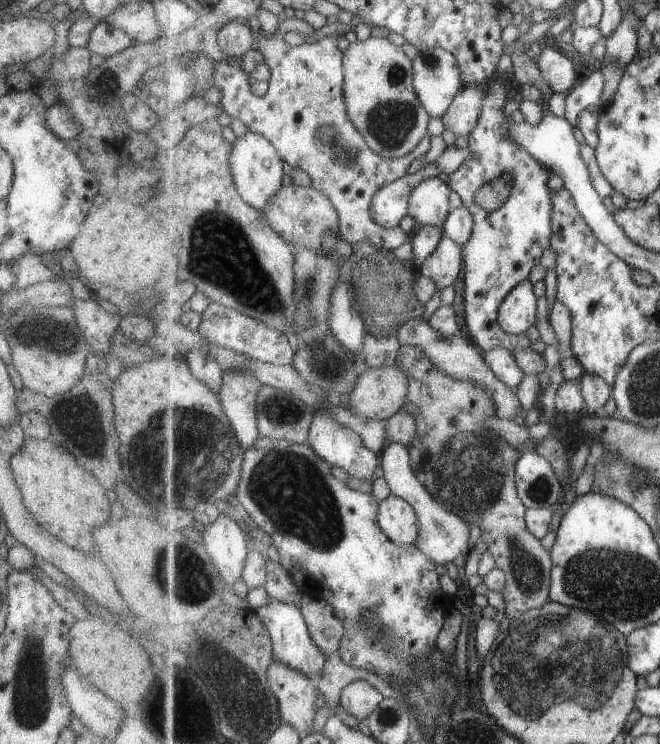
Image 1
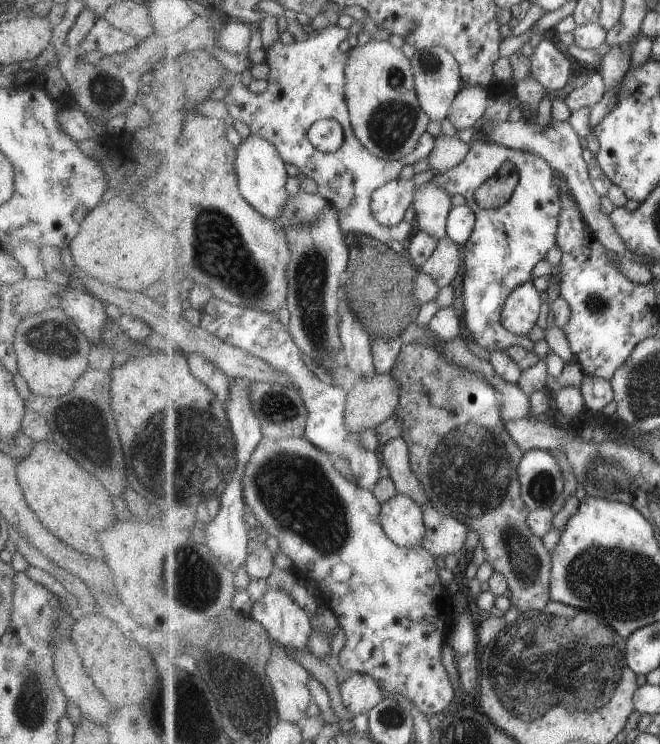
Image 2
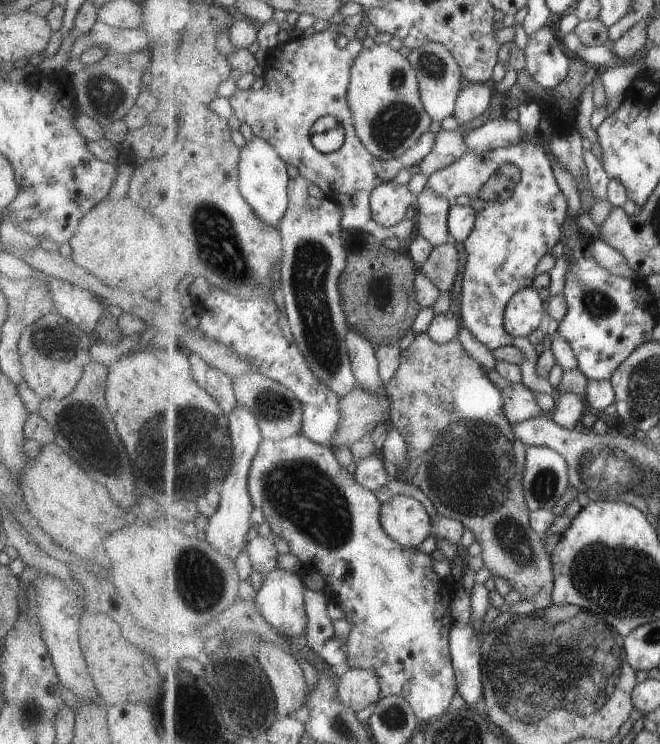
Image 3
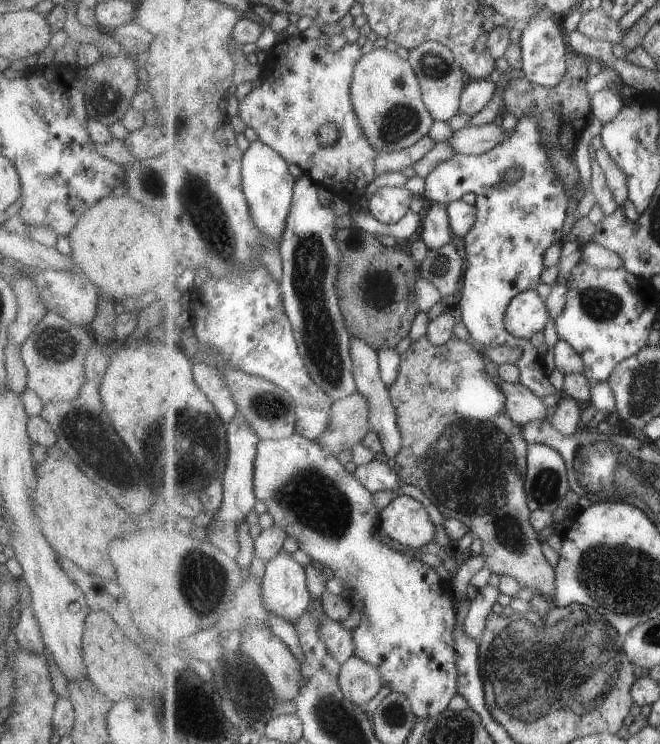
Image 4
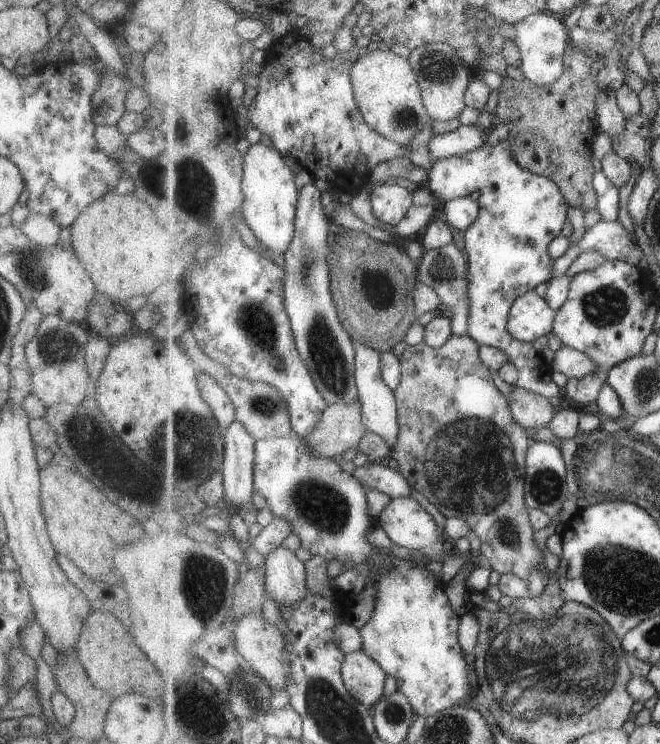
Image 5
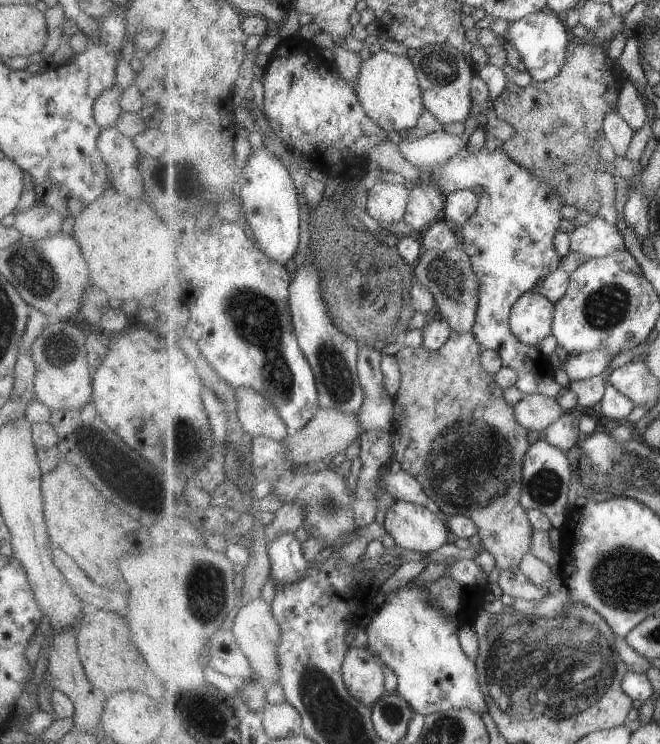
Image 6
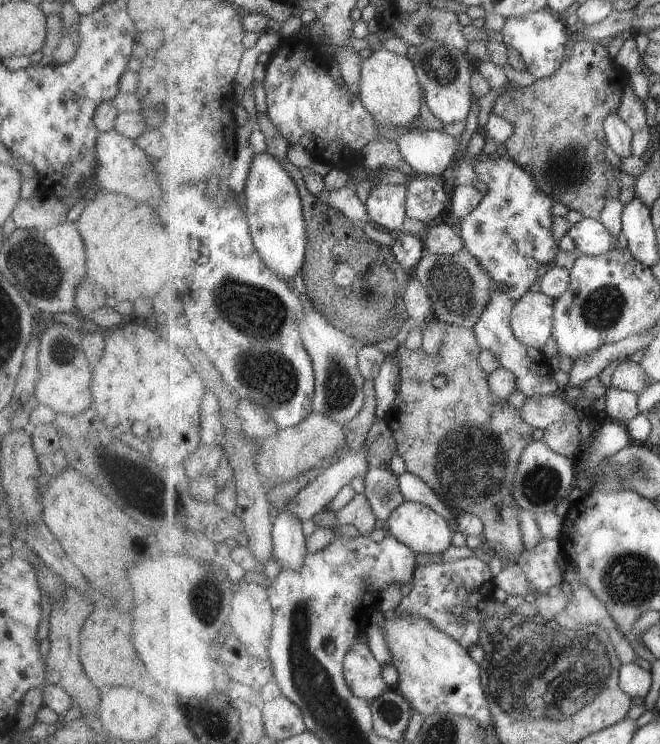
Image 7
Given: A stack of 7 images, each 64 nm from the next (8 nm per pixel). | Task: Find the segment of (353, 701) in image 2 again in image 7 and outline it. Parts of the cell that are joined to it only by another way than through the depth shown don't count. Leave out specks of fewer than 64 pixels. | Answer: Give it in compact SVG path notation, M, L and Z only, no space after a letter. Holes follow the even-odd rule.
M358 641L344 661L345 679L355 696L367 701L381 696L387 689L383 668L365 642Z

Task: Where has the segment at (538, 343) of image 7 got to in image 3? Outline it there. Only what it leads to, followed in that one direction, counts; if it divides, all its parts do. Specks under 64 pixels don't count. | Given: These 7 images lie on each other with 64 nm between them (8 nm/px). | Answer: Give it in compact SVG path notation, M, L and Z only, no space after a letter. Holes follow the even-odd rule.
M534 285L526 286L508 302L504 325L512 337L528 337L541 326L547 301L544 301Z

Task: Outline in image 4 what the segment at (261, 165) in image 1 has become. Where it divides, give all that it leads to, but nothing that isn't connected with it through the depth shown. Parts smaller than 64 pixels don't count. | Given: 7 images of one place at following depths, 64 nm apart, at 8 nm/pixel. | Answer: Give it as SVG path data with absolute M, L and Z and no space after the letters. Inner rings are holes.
M261 139L253 141L244 152L242 187L250 206L250 213L257 228L270 236L276 246L282 241L283 228L285 228L287 216L289 216L289 210L291 210L293 186L297 182L295 179L295 176L289 172L289 163L285 160L285 157L269 144L265 144L265 141Z

